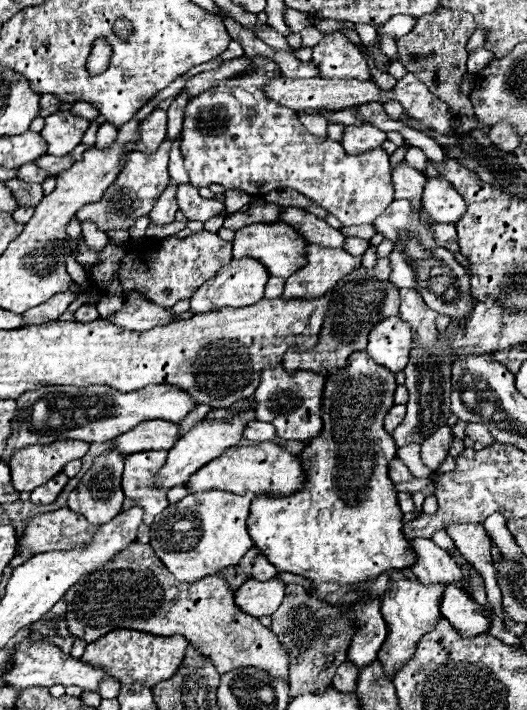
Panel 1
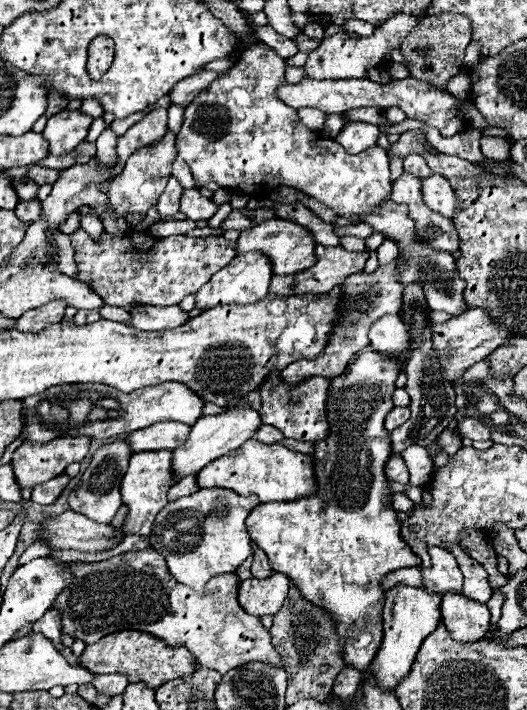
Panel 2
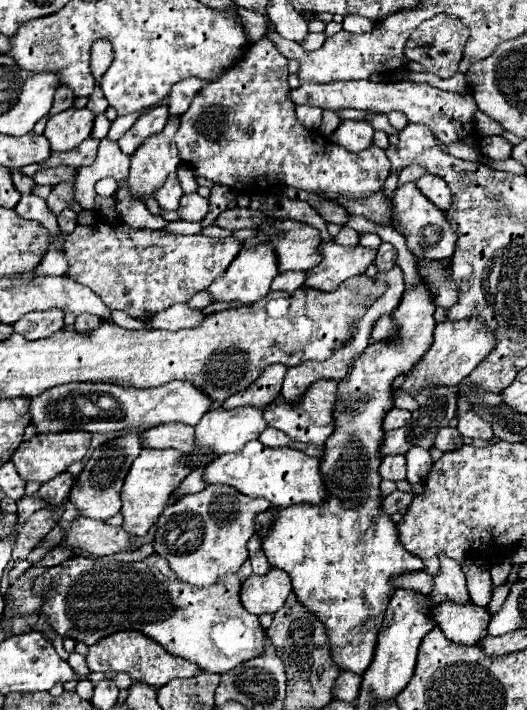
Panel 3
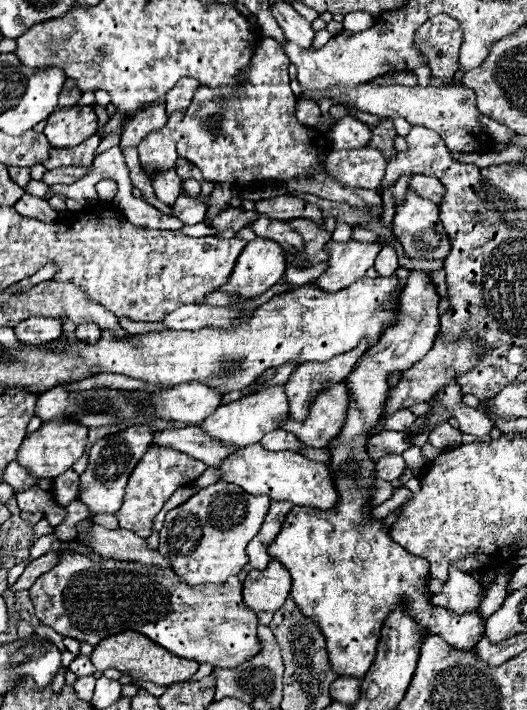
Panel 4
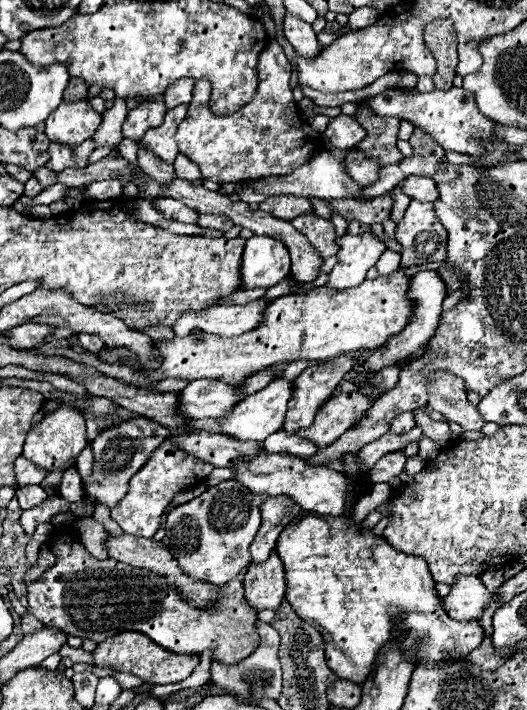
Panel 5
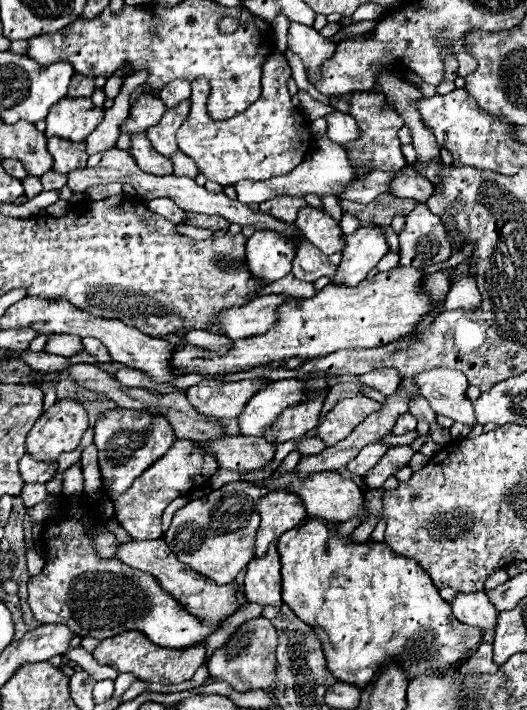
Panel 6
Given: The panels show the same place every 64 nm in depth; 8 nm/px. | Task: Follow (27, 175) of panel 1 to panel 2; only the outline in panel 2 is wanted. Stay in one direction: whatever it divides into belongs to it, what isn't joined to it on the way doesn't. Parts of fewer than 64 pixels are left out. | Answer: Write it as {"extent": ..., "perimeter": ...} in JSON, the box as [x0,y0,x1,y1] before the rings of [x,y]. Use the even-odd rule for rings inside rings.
{"extent":[28,164,60,184],"perimeter":[[[32,164],[30,166],[30,172],[28,172],[28,178],[34,180],[36,184],[54,184],[60,176],[60,170],[50,170],[50,168],[42,168],[42,166],[36,166]]]}

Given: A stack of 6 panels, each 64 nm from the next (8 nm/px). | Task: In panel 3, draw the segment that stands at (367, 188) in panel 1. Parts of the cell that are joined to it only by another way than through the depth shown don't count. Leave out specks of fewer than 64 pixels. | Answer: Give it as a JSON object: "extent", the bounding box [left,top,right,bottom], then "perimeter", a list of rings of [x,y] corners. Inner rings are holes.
{"extent":[174,38,390,198],"perimeter":[[[268,38],[252,44],[250,52],[242,58],[242,62],[238,62],[238,66],[232,68],[232,72],[226,72],[218,82],[204,86],[198,96],[194,96],[188,112],[180,116],[180,128],[174,140],[180,158],[202,178],[238,190],[248,188],[251,192],[262,191],[270,184],[284,184],[312,194],[328,192],[332,196],[348,194],[362,198],[372,192],[382,192],[390,170],[390,162],[382,148],[370,146],[360,152],[349,152],[327,141],[318,131],[304,128],[296,120],[288,86],[288,58],[284,58]]]}

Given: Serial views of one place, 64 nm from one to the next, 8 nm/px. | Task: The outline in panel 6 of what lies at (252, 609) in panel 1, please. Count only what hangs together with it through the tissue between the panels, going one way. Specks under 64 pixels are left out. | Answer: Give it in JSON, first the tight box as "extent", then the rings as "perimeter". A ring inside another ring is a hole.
{"extent":[244,544,282,606],"perimeter":[[[270,544],[264,558],[252,558],[246,572],[244,592],[248,602],[256,602],[262,606],[276,606],[282,602],[280,590],[280,556],[276,544]]]}

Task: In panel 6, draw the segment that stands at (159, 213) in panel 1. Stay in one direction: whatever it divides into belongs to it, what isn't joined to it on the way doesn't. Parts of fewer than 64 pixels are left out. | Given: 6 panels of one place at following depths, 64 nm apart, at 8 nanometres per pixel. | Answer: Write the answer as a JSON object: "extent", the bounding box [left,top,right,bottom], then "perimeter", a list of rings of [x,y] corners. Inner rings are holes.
{"extent":[130,132,172,176],"perimeter":[[[138,132],[138,134],[132,134],[132,148],[130,148],[130,154],[134,156],[138,168],[146,174],[154,174],[154,176],[170,176],[172,174],[172,164],[166,156],[158,154],[146,132]]]}

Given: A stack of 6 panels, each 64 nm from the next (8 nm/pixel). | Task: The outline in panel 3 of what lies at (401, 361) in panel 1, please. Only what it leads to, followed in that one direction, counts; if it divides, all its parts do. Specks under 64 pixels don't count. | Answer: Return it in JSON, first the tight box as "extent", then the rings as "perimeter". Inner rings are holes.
{"extent":[372,314,396,342],"perimeter":[[[384,314],[384,316],[382,316],[376,324],[374,324],[374,330],[372,330],[372,340],[374,340],[374,342],[388,340],[394,332],[396,332],[396,324],[394,324],[394,320],[392,320],[388,314]]]}

